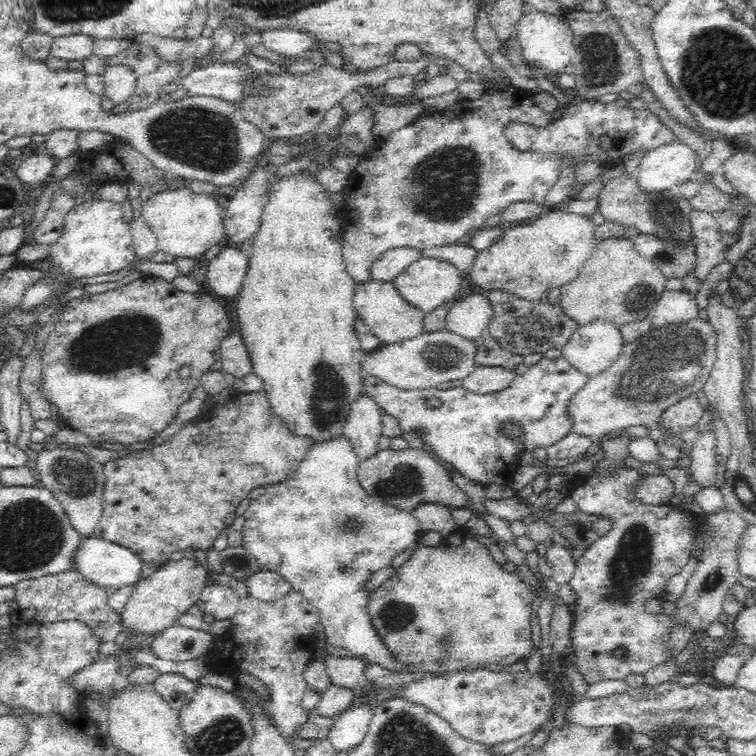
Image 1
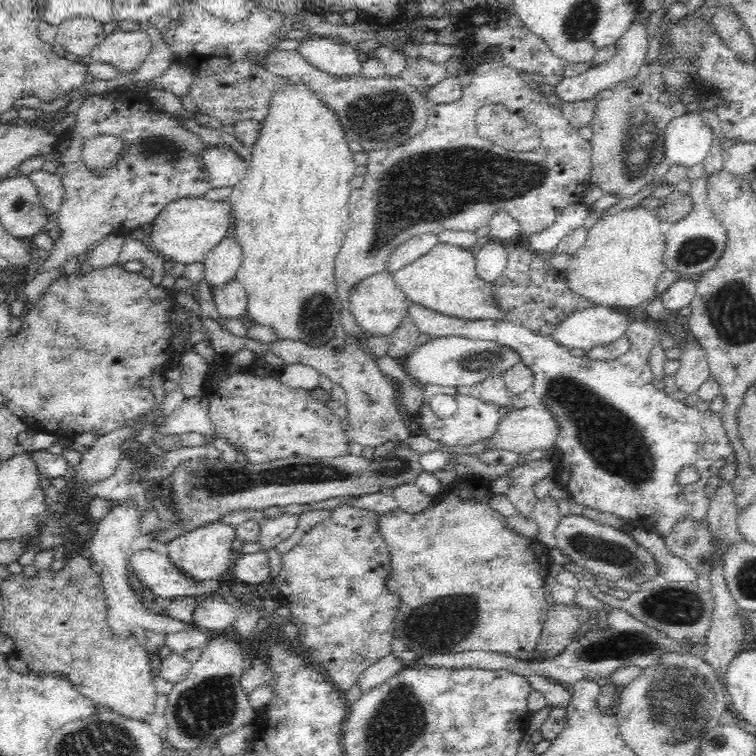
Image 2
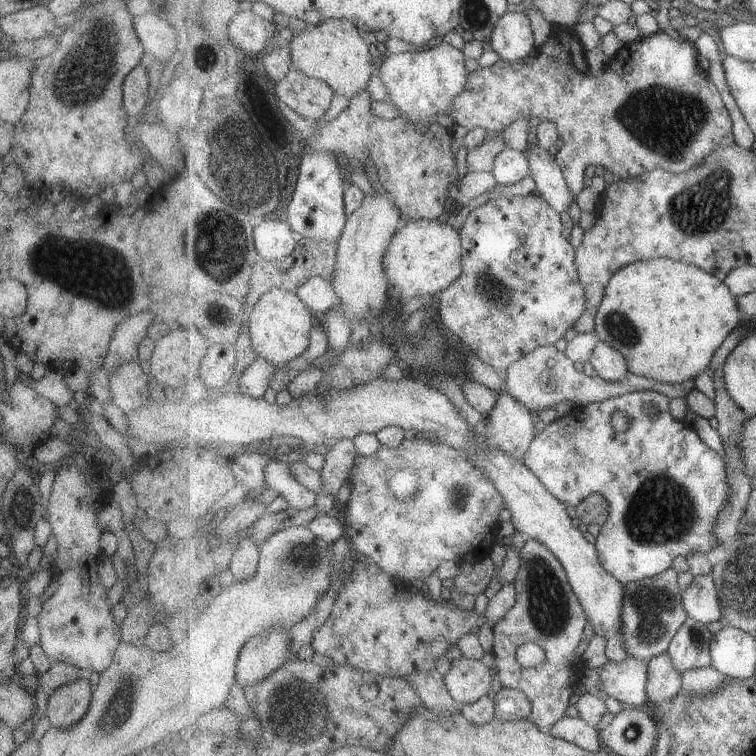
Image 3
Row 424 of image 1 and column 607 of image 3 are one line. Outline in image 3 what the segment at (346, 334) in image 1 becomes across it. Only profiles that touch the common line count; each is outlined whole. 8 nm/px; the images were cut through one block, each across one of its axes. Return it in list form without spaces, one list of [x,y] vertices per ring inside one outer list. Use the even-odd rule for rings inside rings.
[[[663,257],[654,259],[641,259],[636,263],[628,264],[627,267],[617,271],[604,296],[604,302],[601,303],[600,311],[596,316],[596,331],[607,344],[613,345],[626,358],[630,372],[635,375],[645,376],[657,380],[659,382],[668,382],[671,384],[687,382],[687,380],[695,380],[703,371],[709,370],[709,364],[713,360],[713,354],[717,352],[717,348],[723,344],[723,340],[733,332],[733,328],[741,323],[742,312],[738,305],[736,296],[728,287],[728,284],[721,279],[718,279],[713,273],[707,272],[700,266],[666,259]]]

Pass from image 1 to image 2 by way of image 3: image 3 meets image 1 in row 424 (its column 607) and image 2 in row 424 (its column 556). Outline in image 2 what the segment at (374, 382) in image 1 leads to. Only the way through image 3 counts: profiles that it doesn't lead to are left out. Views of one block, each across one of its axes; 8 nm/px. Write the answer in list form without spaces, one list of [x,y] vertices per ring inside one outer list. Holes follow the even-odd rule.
[[[458,393],[455,395],[455,401],[457,402],[457,409],[454,414],[444,418],[438,417],[430,408],[428,401],[425,401],[417,414],[421,420],[419,428],[422,433],[431,440],[444,444],[444,446],[463,447],[475,442],[482,442],[484,437],[489,437],[495,431],[497,420],[501,416],[498,413],[498,406]]]

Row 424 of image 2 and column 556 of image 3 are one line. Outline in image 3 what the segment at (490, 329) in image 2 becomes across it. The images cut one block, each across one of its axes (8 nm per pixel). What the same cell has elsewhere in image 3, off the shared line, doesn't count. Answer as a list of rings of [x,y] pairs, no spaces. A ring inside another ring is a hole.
[[[524,538],[520,544],[522,565],[519,569],[517,578],[514,580],[517,589],[517,600],[515,606],[494,626],[493,635],[493,655],[494,664],[498,669],[498,680],[502,687],[517,689],[524,692],[533,705],[533,712],[528,716],[540,729],[550,731],[555,723],[559,723],[565,718],[565,712],[569,708],[569,700],[573,696],[573,686],[580,683],[580,669],[583,666],[583,658],[577,652],[583,632],[587,626],[588,614],[577,596],[568,572],[561,564],[561,561],[554,552],[551,552],[545,544],[537,539]],[[526,642],[535,642],[545,649],[547,662],[541,666],[526,667],[517,662],[517,649]]]

